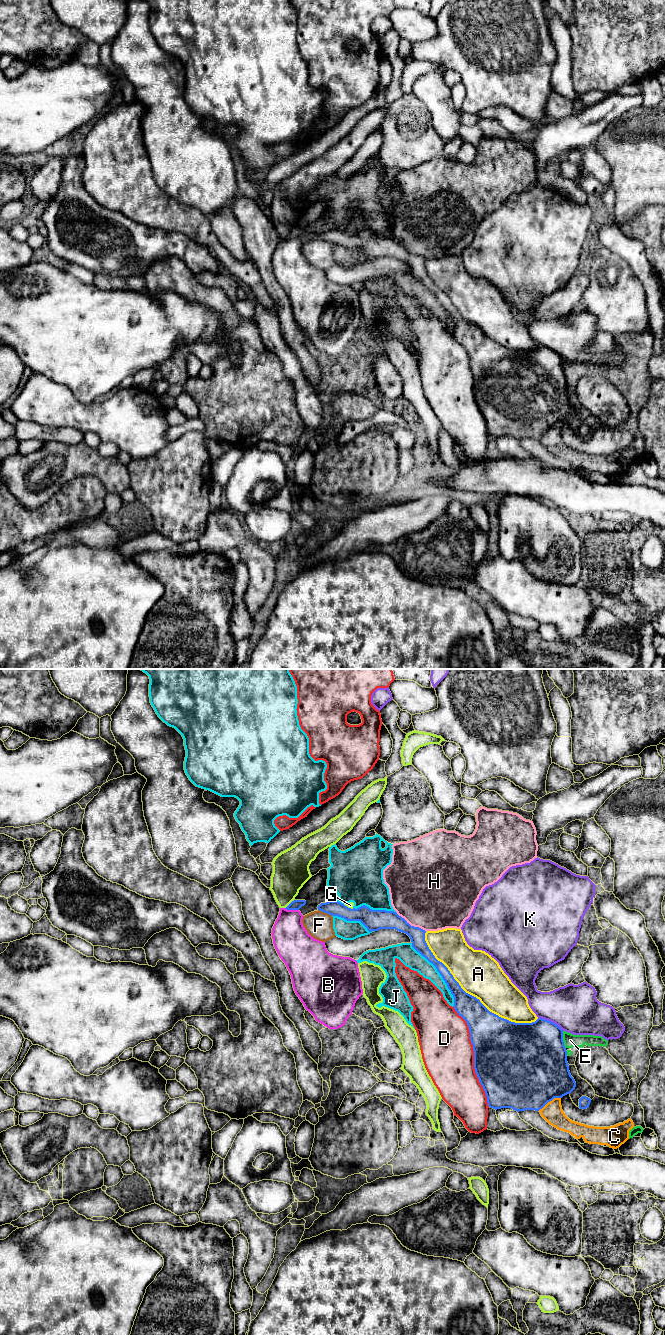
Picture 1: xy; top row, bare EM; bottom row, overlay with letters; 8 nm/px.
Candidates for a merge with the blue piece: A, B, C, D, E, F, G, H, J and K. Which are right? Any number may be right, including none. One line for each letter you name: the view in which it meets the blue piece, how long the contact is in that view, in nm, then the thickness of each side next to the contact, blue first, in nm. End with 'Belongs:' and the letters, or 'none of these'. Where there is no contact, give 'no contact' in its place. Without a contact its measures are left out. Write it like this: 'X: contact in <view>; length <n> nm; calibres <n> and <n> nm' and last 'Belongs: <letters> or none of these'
Belongs: none of these

